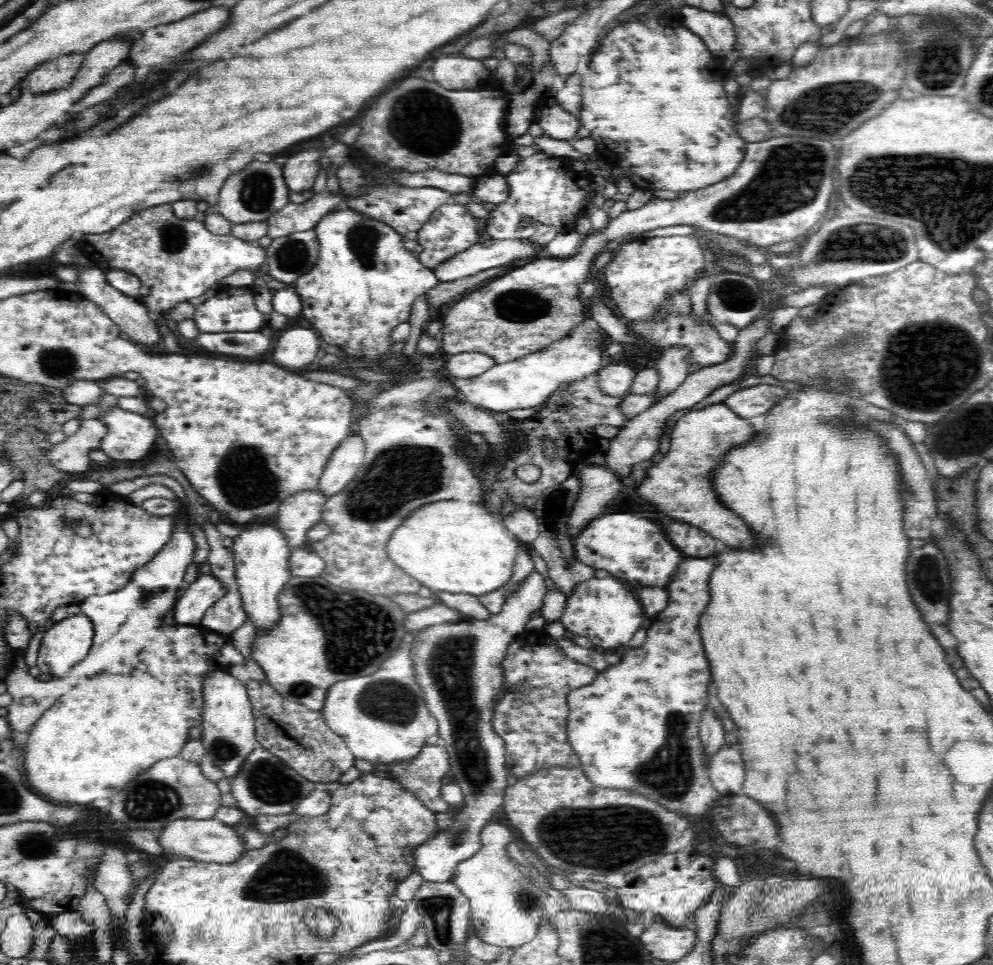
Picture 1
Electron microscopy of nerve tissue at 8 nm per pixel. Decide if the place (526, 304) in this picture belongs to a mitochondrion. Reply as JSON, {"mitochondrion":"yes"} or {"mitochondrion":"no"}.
{"mitochondrion":"yes"}

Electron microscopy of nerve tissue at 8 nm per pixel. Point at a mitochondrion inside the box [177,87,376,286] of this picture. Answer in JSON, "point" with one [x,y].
{"point":[256,192]}

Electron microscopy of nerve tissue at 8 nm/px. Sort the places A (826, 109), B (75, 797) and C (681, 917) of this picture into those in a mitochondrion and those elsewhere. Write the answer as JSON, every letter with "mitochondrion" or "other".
{"A":"mitochondrion","B":"other","C":"other"}

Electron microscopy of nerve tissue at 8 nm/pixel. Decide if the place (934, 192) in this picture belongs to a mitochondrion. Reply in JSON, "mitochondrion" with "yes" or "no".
{"mitochondrion":"yes"}

